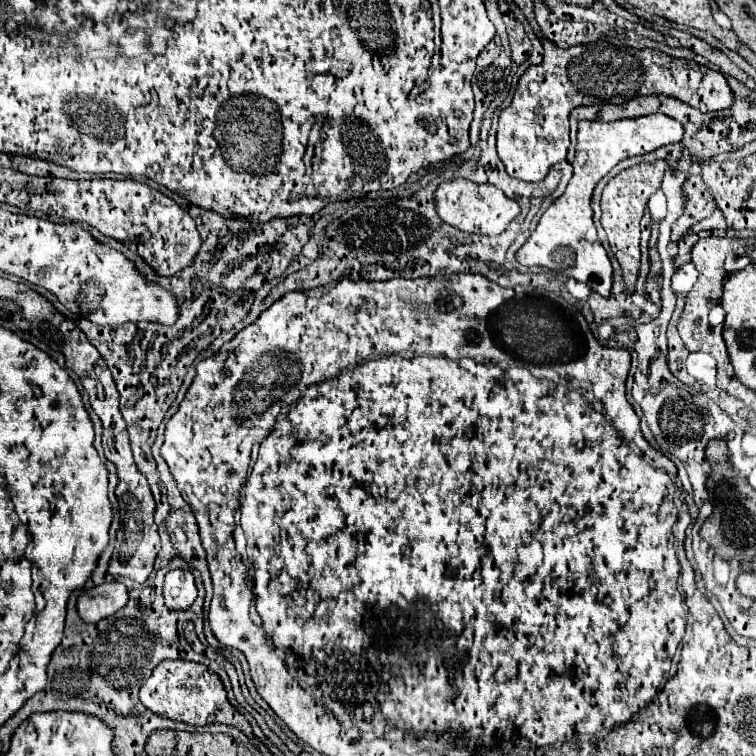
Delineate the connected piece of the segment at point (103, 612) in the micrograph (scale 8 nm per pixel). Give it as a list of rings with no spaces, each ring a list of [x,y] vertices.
[[[120,580],[94,586],[78,596],[78,614],[84,622],[94,624],[116,614],[128,602],[128,590]]]

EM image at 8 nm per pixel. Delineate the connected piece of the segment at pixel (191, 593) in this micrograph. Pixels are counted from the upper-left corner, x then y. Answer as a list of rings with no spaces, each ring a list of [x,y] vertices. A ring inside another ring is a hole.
[[[170,570],[164,578],[164,602],[170,610],[186,610],[196,600],[194,576],[188,570]]]

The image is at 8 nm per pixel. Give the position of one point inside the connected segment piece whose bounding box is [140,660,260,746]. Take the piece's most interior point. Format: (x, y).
(184, 691)

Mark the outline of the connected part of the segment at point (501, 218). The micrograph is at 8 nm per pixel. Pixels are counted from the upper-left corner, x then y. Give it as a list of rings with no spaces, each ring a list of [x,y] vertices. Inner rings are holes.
[[[464,178],[440,182],[440,186],[434,192],[434,206],[436,206],[438,216],[446,224],[462,232],[486,234],[486,236],[502,234],[508,228],[508,224],[520,214],[520,206],[516,206],[514,200],[508,200],[508,196],[504,196],[502,190],[490,184],[476,184]]]

